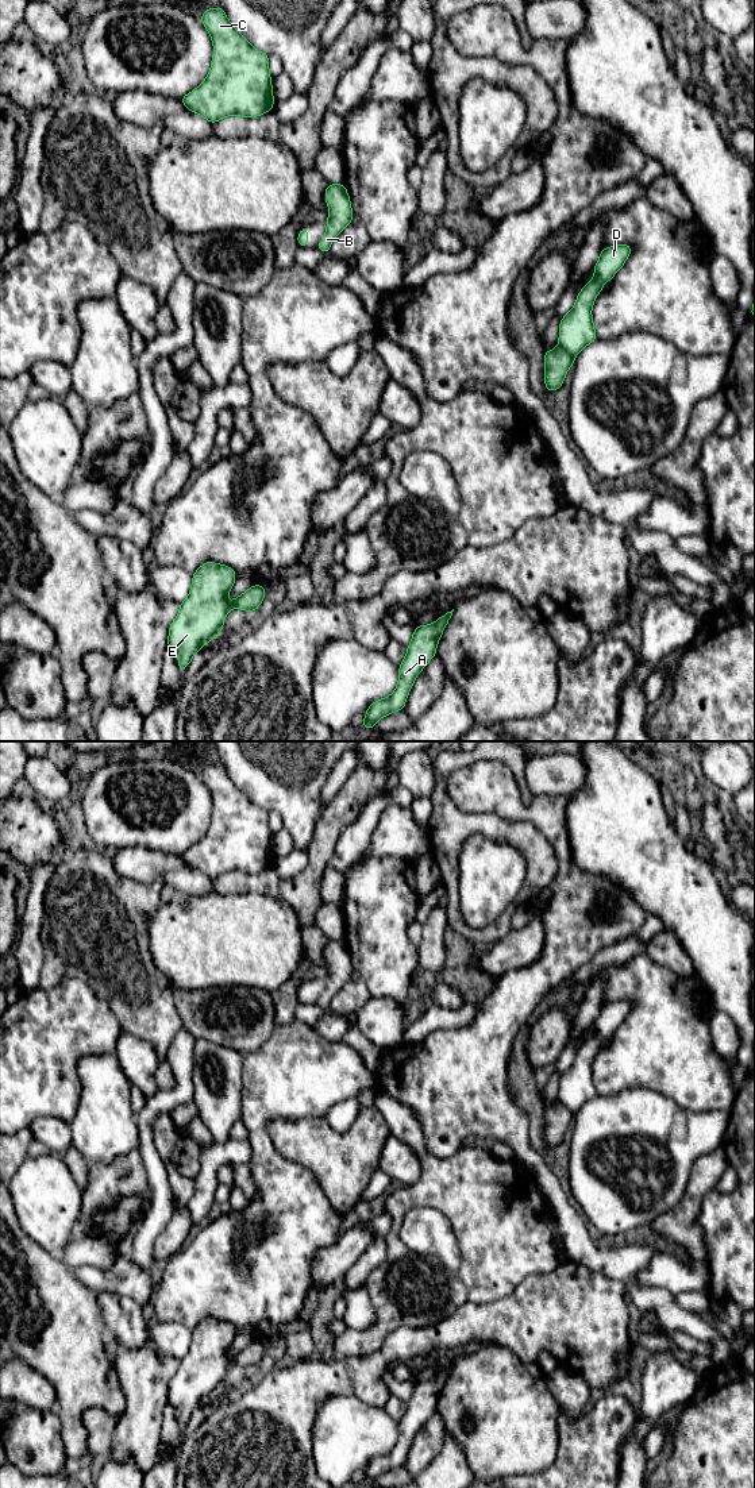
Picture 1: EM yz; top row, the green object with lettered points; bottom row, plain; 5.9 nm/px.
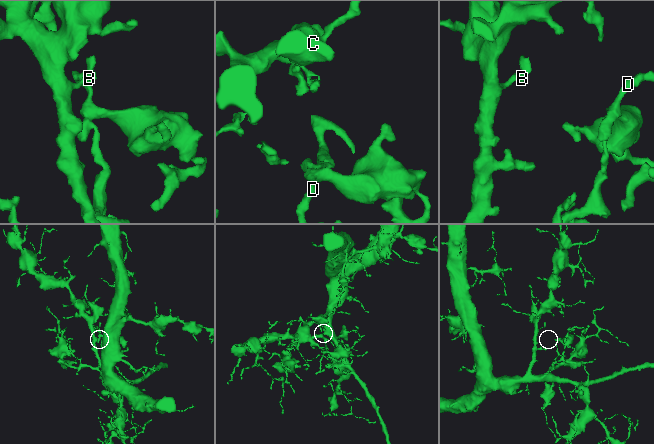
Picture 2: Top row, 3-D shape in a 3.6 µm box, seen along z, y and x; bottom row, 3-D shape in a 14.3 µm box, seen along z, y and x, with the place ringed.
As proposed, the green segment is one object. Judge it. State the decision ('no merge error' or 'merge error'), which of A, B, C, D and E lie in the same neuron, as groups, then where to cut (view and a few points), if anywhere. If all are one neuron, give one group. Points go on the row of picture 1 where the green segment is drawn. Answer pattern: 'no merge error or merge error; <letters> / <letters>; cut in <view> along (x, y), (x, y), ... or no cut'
merge error; A B C E / D; cut in yz along (559, 344), (573, 358)

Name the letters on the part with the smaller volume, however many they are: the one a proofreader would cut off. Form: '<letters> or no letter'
D

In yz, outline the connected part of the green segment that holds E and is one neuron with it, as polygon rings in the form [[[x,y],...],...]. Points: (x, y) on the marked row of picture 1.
[[[207,560],[193,577],[189,595],[180,604],[177,617],[169,627],[167,648],[178,655],[178,670],[184,671],[194,654],[223,631],[230,609],[257,612],[266,587],[253,585],[232,602],[227,600],[236,579],[235,570]]]

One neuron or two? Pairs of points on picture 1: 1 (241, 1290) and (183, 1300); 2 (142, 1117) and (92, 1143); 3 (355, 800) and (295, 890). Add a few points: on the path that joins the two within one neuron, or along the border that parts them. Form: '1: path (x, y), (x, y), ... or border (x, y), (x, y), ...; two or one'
1: path (226, 1294), (197, 1294); one
2: border (135, 1116), (139, 1148); two
3: path (332, 822), (326, 833), (315, 867); one

